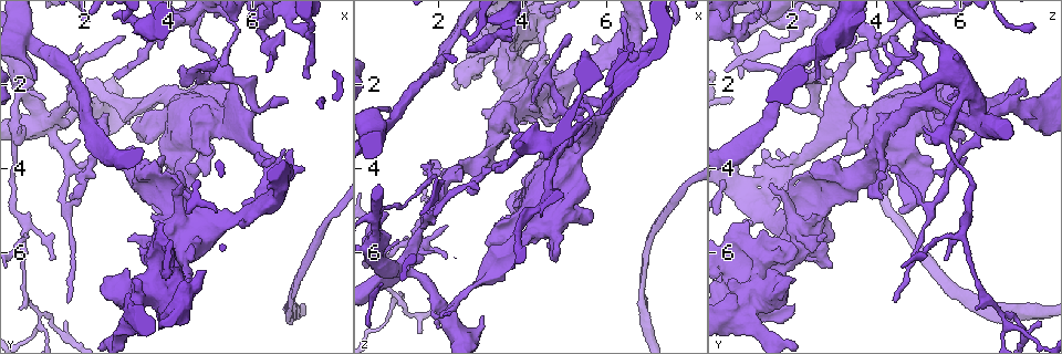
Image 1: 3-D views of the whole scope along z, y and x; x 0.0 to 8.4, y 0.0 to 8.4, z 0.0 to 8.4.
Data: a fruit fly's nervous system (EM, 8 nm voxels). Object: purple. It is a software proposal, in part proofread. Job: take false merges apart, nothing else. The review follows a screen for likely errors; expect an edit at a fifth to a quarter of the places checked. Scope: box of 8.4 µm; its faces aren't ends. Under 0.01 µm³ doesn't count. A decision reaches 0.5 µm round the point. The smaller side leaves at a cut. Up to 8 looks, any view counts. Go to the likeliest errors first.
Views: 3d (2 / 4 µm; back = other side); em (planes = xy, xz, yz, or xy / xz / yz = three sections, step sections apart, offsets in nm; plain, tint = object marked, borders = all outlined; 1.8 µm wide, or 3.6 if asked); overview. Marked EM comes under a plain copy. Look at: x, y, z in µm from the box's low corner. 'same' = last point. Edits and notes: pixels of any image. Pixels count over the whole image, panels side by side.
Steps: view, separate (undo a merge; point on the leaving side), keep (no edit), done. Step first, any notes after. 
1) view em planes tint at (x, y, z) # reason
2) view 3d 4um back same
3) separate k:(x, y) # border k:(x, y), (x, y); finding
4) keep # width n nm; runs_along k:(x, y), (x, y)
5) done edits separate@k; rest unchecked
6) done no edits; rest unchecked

view em yz step 4 tint at (0.70, 0.95, 3.00) # arms part here

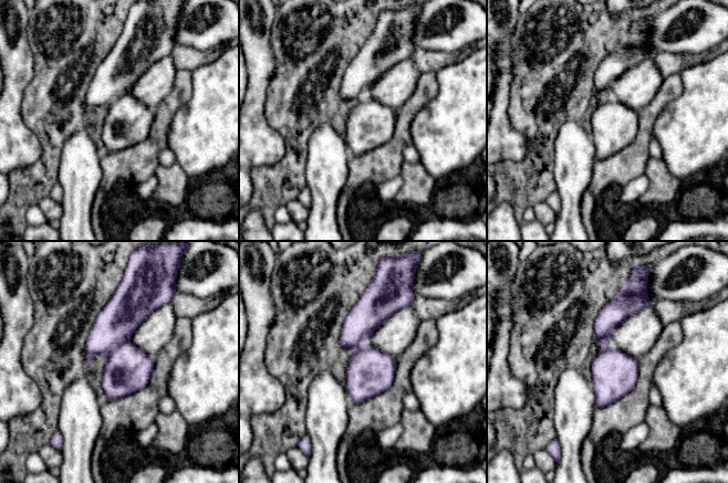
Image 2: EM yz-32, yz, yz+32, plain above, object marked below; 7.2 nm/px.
view em planes tint same # another direction

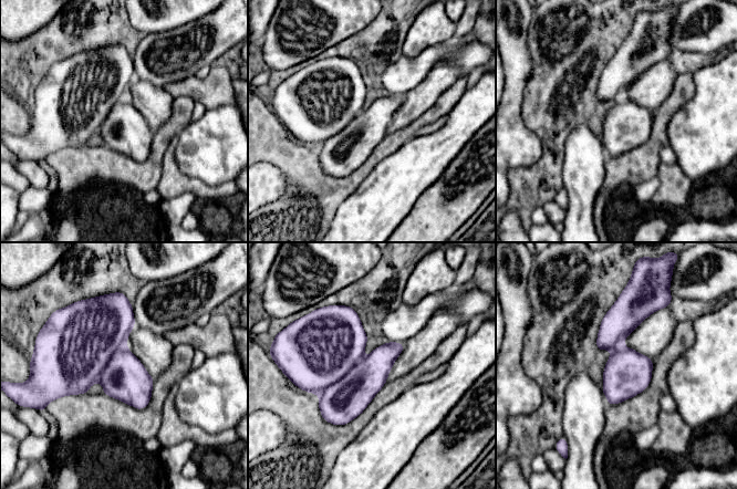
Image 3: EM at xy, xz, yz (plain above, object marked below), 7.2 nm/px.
separate 3:(320, 351) # two neurons meet here

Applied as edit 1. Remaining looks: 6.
view 3d 4um at (3.65, 6.85, 0.95) # two arms at a narrow angle

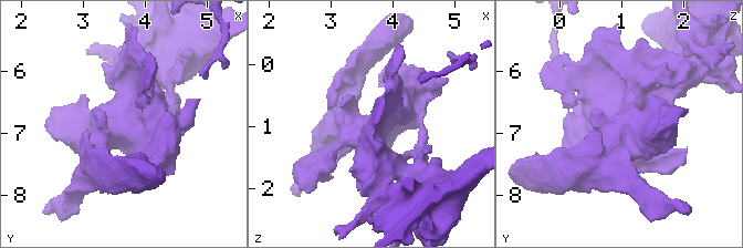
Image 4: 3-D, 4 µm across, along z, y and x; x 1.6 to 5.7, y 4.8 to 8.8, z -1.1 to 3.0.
view em 3.6um xz step 4 tint at (3.70, 6.85, 1.00)

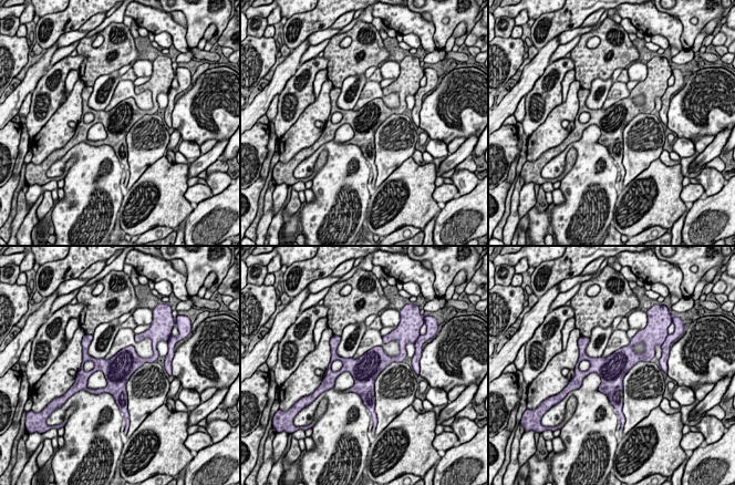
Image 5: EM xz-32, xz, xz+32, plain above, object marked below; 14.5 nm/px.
view em 3.6um planes tint same # cut it another way

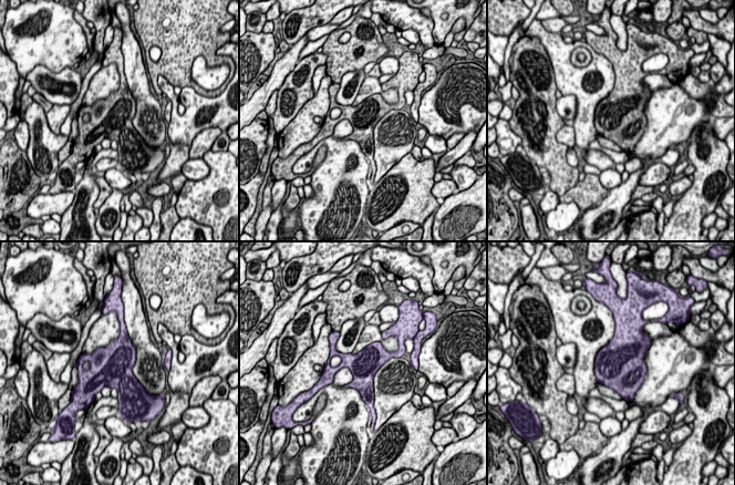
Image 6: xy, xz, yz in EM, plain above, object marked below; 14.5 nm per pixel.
keep # width 400 nm; one neuron here

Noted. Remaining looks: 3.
view em yz step 8 tint at (4.45, 4.05, 3.90) # sharp bend

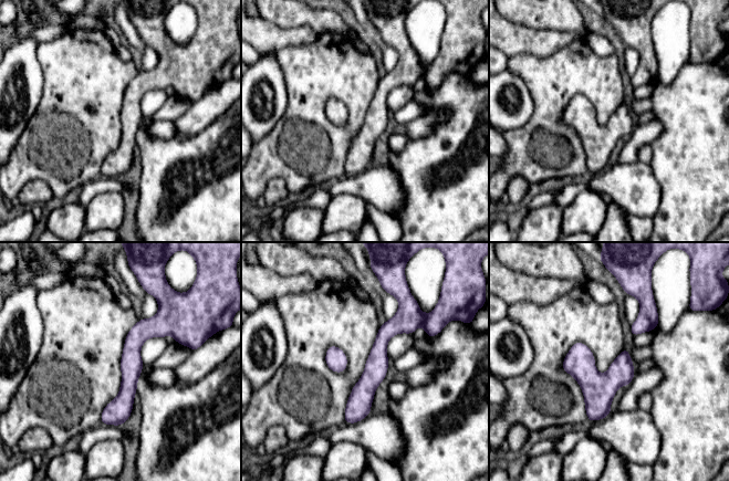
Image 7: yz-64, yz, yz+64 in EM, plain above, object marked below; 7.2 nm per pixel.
view em planes tint same

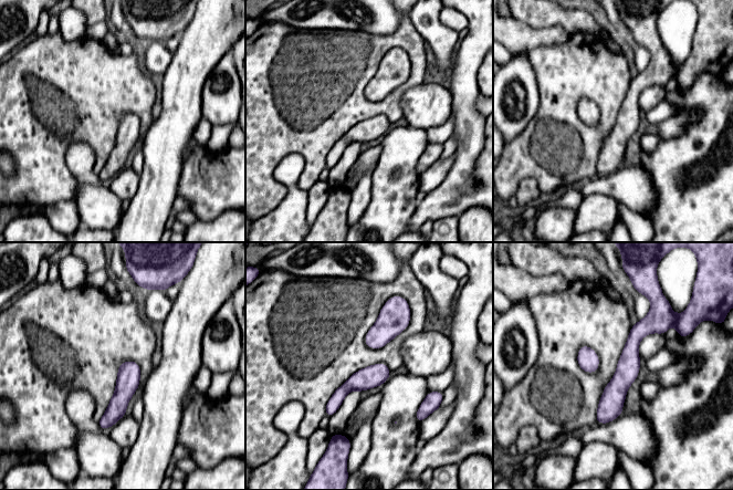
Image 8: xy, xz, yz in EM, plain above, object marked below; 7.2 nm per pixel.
keep # all the same neuron

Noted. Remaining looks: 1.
done edits separate@3; rest unchecked

